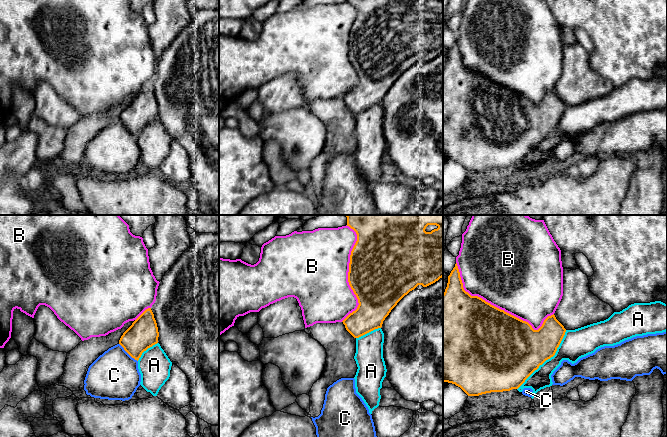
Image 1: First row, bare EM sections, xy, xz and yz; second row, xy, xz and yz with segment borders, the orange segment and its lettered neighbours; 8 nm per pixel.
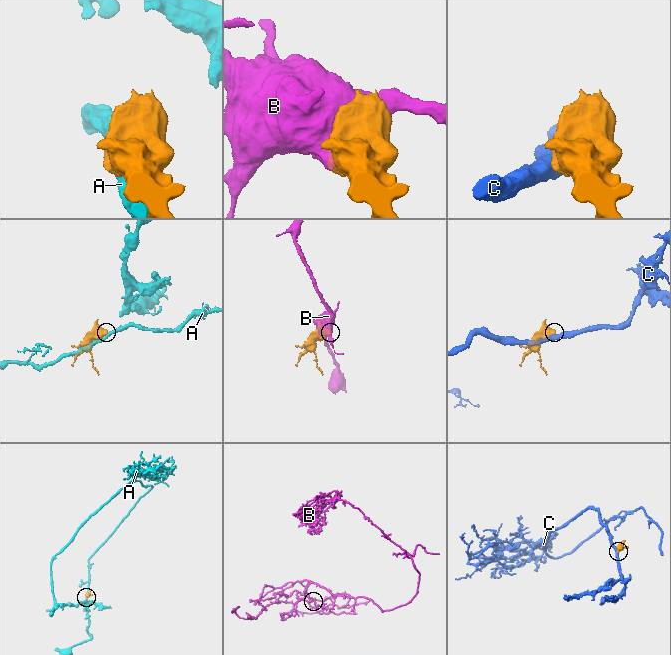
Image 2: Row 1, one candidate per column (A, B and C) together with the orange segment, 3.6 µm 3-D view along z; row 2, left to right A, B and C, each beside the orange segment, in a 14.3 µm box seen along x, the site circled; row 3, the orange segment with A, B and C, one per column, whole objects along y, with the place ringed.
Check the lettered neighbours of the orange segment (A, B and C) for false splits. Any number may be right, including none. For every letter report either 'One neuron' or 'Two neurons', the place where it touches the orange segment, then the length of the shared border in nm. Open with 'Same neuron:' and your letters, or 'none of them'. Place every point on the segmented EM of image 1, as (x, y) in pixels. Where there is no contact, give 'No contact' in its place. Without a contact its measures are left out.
Same neuron: none of them
A: Two neurons. Touches orange at yz (547, 359). Shared border 600 nm
B: Two neurons. Touches orange at yz (496, 307). Shared border 900 nm
C: Two neurons. Touches orange at xy (128, 353). Shared border 220 nm

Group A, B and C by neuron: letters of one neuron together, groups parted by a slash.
A / B / C

